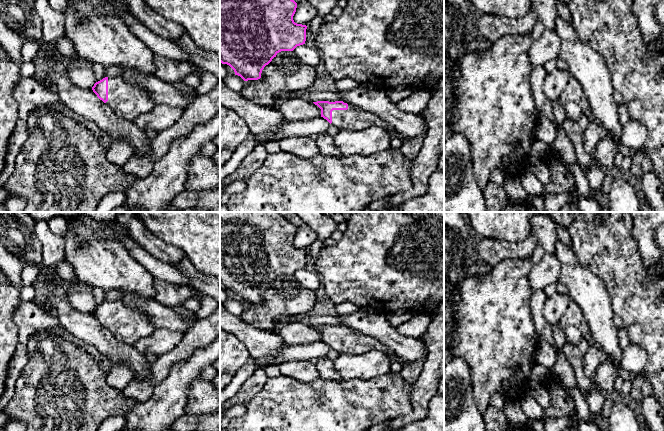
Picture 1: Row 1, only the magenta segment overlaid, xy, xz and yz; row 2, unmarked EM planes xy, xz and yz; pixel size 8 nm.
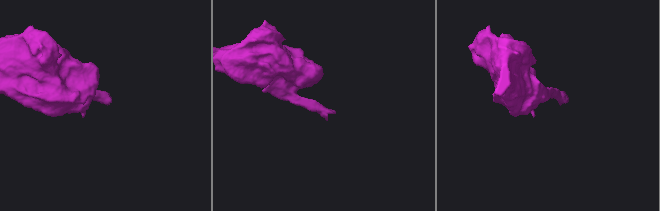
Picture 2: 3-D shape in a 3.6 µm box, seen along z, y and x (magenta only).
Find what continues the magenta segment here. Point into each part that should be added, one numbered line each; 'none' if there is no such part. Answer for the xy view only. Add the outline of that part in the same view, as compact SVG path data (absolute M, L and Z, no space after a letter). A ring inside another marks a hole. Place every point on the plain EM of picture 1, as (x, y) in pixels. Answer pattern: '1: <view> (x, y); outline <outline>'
1: xy (128, 325); outline M121 300L108 302L108 325L106 328L118 341L131 346L140 339L149 337L156 330L145 313Z

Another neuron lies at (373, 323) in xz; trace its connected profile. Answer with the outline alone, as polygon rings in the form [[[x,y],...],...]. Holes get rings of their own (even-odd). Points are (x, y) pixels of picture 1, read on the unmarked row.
[[[360,308],[347,315],[337,315],[340,325],[368,334],[379,340],[391,353],[406,362],[426,359],[427,352],[420,339],[399,334],[386,320],[385,314]]]

